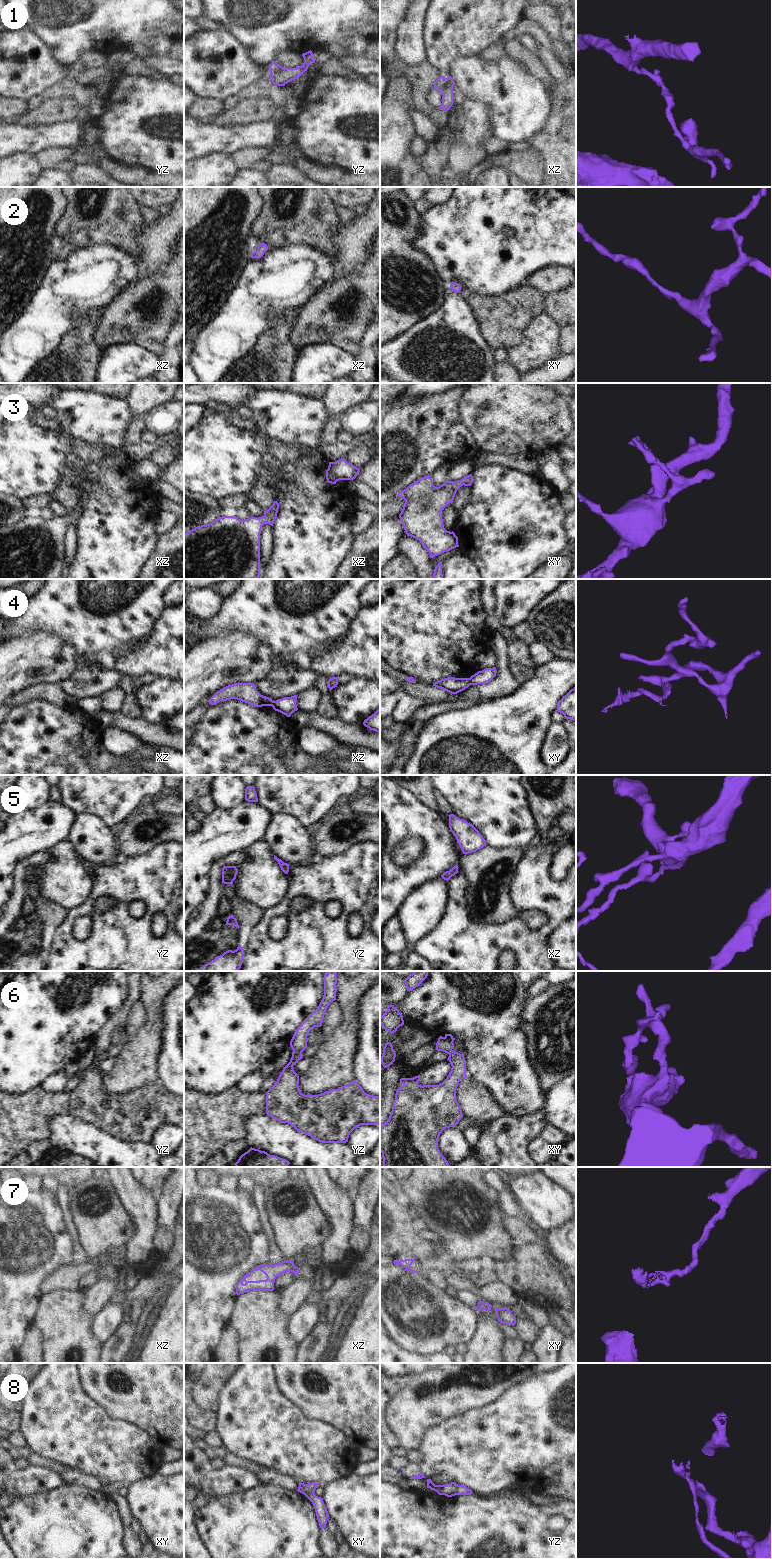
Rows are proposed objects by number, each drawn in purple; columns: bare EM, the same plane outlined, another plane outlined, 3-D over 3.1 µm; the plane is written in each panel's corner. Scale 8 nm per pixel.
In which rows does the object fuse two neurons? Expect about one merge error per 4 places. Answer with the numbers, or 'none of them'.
1, 4, 8

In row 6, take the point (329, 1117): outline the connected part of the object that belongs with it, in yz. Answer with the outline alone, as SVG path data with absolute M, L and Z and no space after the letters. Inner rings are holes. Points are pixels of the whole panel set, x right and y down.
M328 971L324 975L324 995L318 1006L297 1028L290 1046L293 1050L290 1062L283 1068L277 1081L266 1092L266 1114L273 1119L288 1123L297 1131L322 1143L346 1143L350 1133L361 1125L380 1124L380 1096L364 1092L356 1080L318 1095L305 1095L299 1089L299 1076L293 1066L303 1058L302 1052L307 1047L307 1035L315 1027L321 1027L325 1012L331 1002L336 1000L338 971Z

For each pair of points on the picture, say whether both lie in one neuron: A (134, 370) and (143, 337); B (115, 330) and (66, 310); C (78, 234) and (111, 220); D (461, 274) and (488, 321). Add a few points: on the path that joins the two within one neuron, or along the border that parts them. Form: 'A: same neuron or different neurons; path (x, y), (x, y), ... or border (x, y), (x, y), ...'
A: different neurons; border (117, 344), (135, 343), (145, 349)
B: different neurons; border (111, 300), (102, 311), (98, 320)
C: same neuron; path (86, 226), (92, 220), (103, 220)
D: different neurons; border (461, 287), (484, 296), (494, 297)

